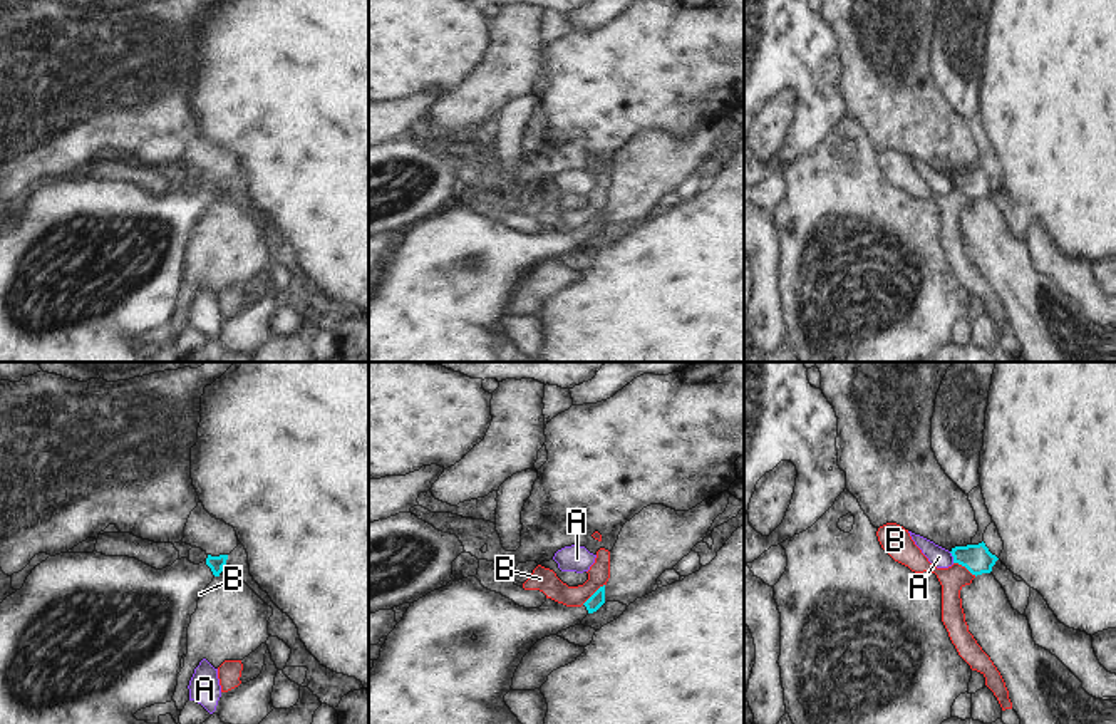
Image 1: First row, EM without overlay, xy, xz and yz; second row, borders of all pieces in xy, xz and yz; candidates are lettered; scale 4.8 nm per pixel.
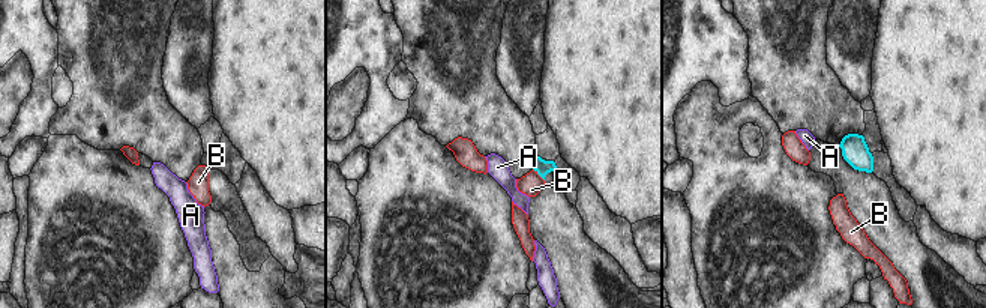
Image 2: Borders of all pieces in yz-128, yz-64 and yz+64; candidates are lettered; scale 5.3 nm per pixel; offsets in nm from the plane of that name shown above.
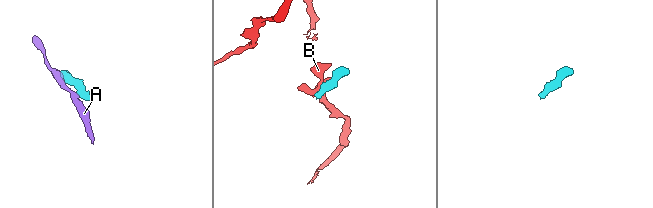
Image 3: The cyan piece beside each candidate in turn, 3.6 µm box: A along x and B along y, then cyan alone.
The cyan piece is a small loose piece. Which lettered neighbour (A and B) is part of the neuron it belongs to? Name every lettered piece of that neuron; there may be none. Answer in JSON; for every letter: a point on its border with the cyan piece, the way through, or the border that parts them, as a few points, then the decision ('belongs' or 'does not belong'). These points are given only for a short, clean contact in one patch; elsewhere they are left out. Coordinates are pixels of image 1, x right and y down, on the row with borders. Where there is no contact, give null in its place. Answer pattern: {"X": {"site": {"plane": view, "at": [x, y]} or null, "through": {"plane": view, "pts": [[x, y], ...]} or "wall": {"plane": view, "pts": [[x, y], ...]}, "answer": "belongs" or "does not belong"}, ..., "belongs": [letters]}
{"A": {"site": {"plane": "yz", "at": [952, 555]}, "answer": "does not belong"}, "B": {"site": {"plane": "xz", "at": [594, 594]}, "wall": {"plane": "xz", "pts": [[604, 584], [582, 604]]}, "answer": "does not belong"}, "belongs": []}

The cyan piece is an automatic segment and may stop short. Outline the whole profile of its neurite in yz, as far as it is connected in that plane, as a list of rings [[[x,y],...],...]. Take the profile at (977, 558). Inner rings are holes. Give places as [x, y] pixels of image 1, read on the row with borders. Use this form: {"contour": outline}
{"contour": [[[985,543],[955,546],[952,548],[953,563],[965,566],[972,575],[990,573],[992,566],[999,560],[989,551]]]}

